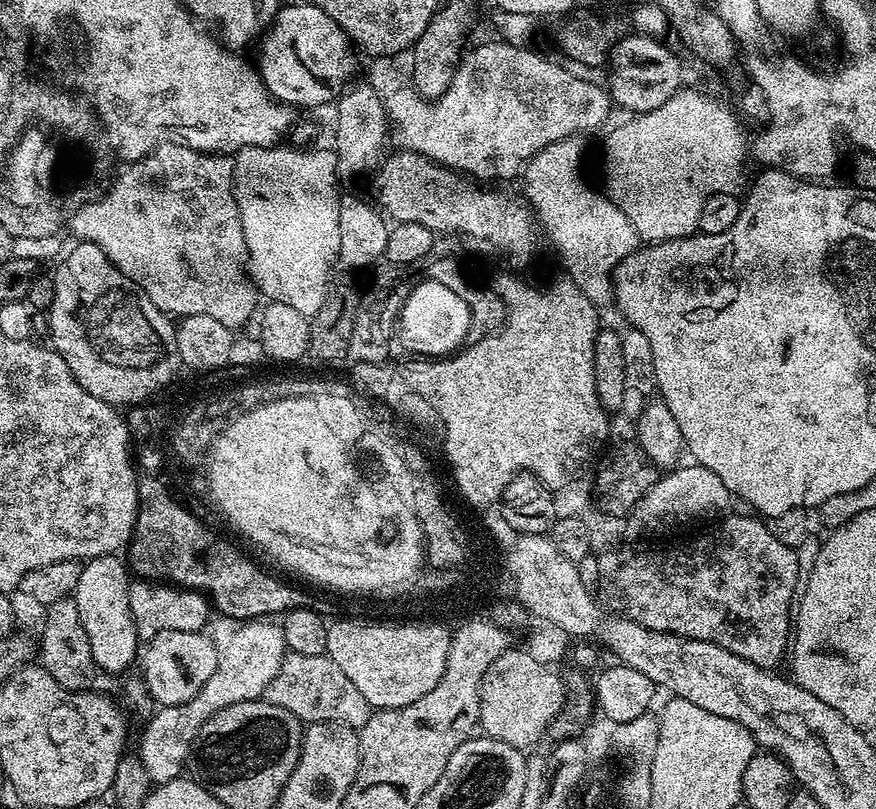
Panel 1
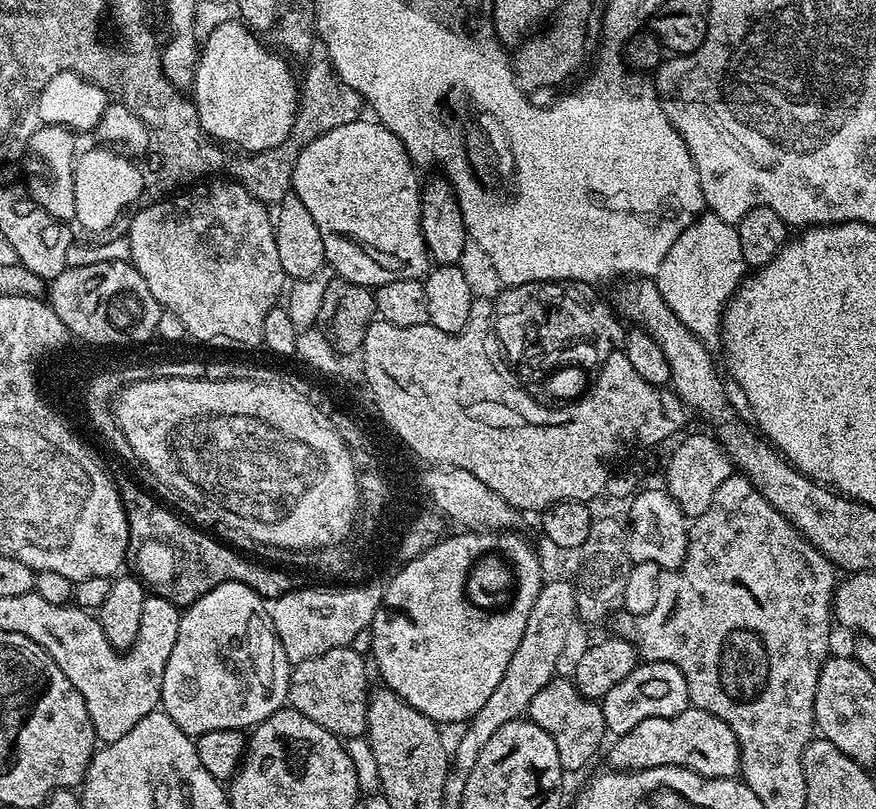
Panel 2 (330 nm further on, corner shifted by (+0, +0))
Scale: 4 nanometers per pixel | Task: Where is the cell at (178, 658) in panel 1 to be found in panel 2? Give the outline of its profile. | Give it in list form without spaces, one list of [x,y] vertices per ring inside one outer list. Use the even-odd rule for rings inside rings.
[[[226,582],[187,605],[183,611],[178,638],[175,639],[174,649],[163,675],[160,704],[168,717],[193,738],[210,730],[251,730],[270,718],[272,712],[285,707],[290,675],[284,673],[289,668],[288,655],[286,650],[282,650],[280,639],[274,630],[272,613],[264,597],[240,582]]]

